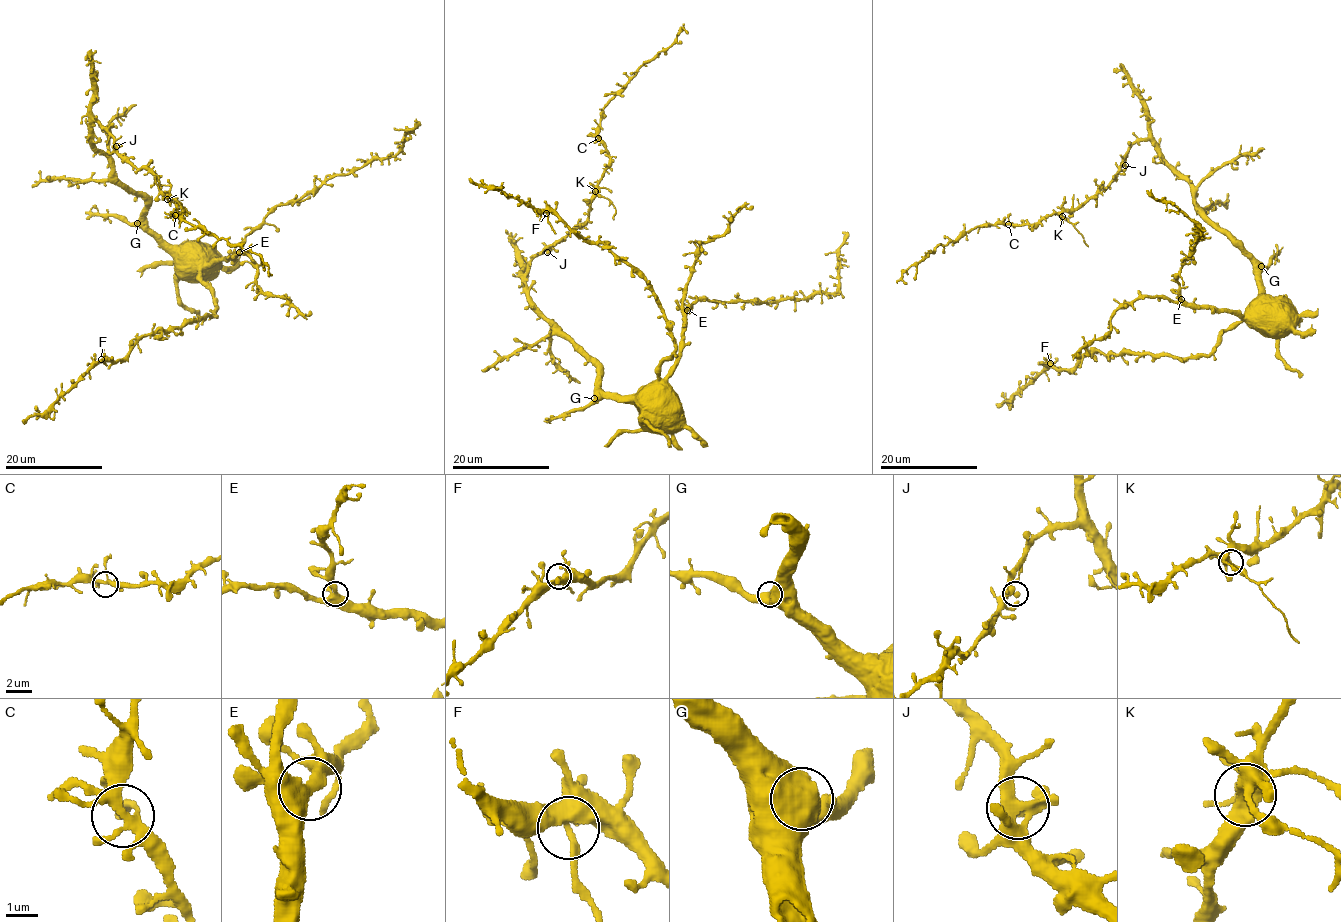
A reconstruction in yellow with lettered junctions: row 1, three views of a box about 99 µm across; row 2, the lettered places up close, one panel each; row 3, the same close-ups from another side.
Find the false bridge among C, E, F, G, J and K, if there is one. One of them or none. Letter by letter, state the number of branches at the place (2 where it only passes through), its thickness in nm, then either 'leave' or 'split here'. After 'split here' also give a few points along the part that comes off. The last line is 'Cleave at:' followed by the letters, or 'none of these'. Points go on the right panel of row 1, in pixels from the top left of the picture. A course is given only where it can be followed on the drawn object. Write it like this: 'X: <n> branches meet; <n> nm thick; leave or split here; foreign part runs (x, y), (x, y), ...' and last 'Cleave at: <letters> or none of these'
C: 7 branches meet; 280 nm thick; leave
E: 3 branches meet; 420 nm thick; leave
F: 3 branches meet; 400 nm thick; leave
G: 3 branches meet; 480 nm thick; leave
J: 2 branches meet; 300 nm thick; leave
K: 6 branches meet; 320 nm thick; split here; foreign part runs (1062, 216), (1082, 235), (1088, 247)
Cleave at: K

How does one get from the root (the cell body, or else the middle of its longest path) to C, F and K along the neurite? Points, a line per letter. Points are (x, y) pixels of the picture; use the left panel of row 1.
C: (193, 261), (149, 228), (146, 200), (115, 177), (93, 144), (93, 122), (157, 178), (184, 211), (175, 215)
F: (193, 261), (217, 308), (214, 315), (183, 322), (166, 331), (143, 335), (123, 358), (110, 362), (101, 359)
K: (193, 261), (149, 228), (146, 200), (115, 177), (93, 144), (93, 122), (156, 176), (166, 199)

